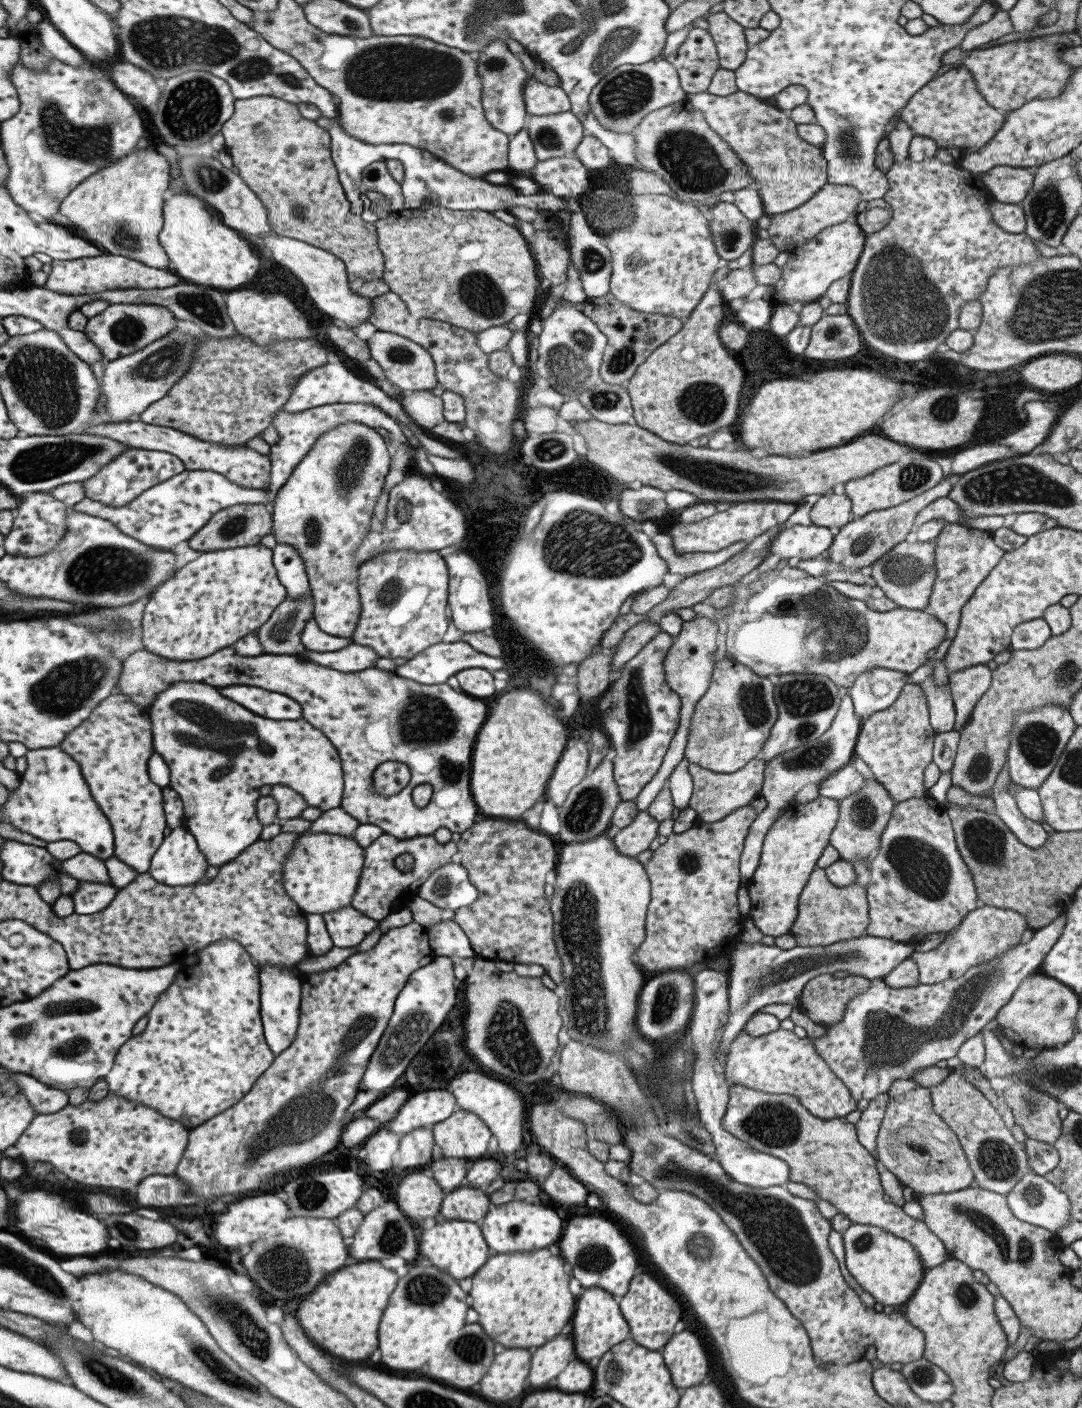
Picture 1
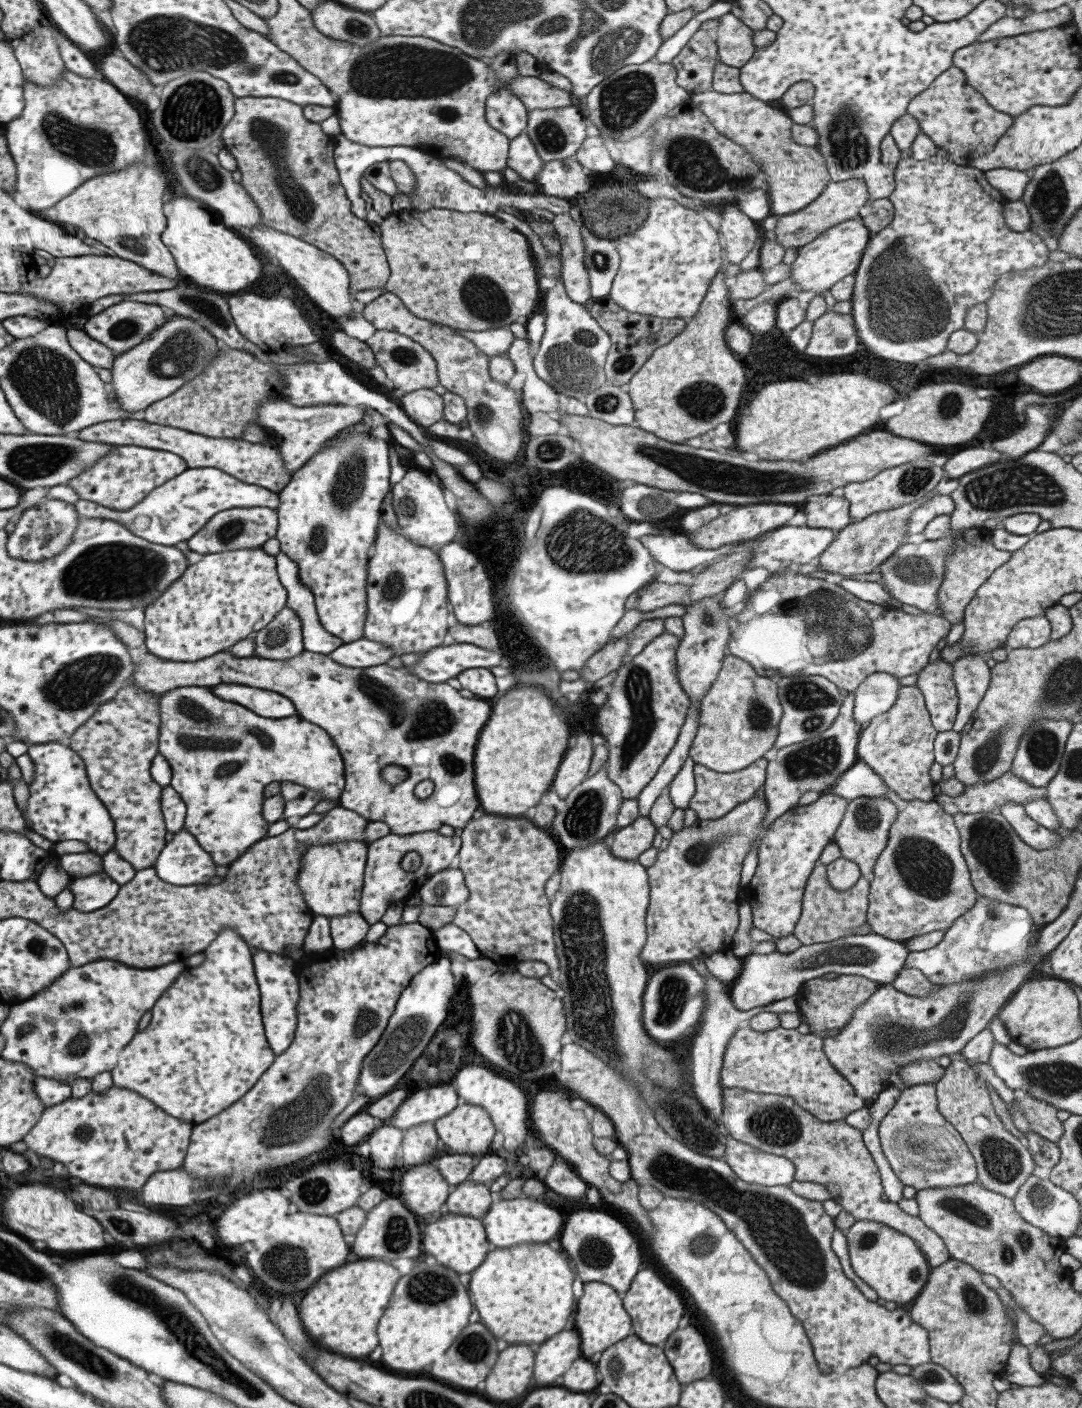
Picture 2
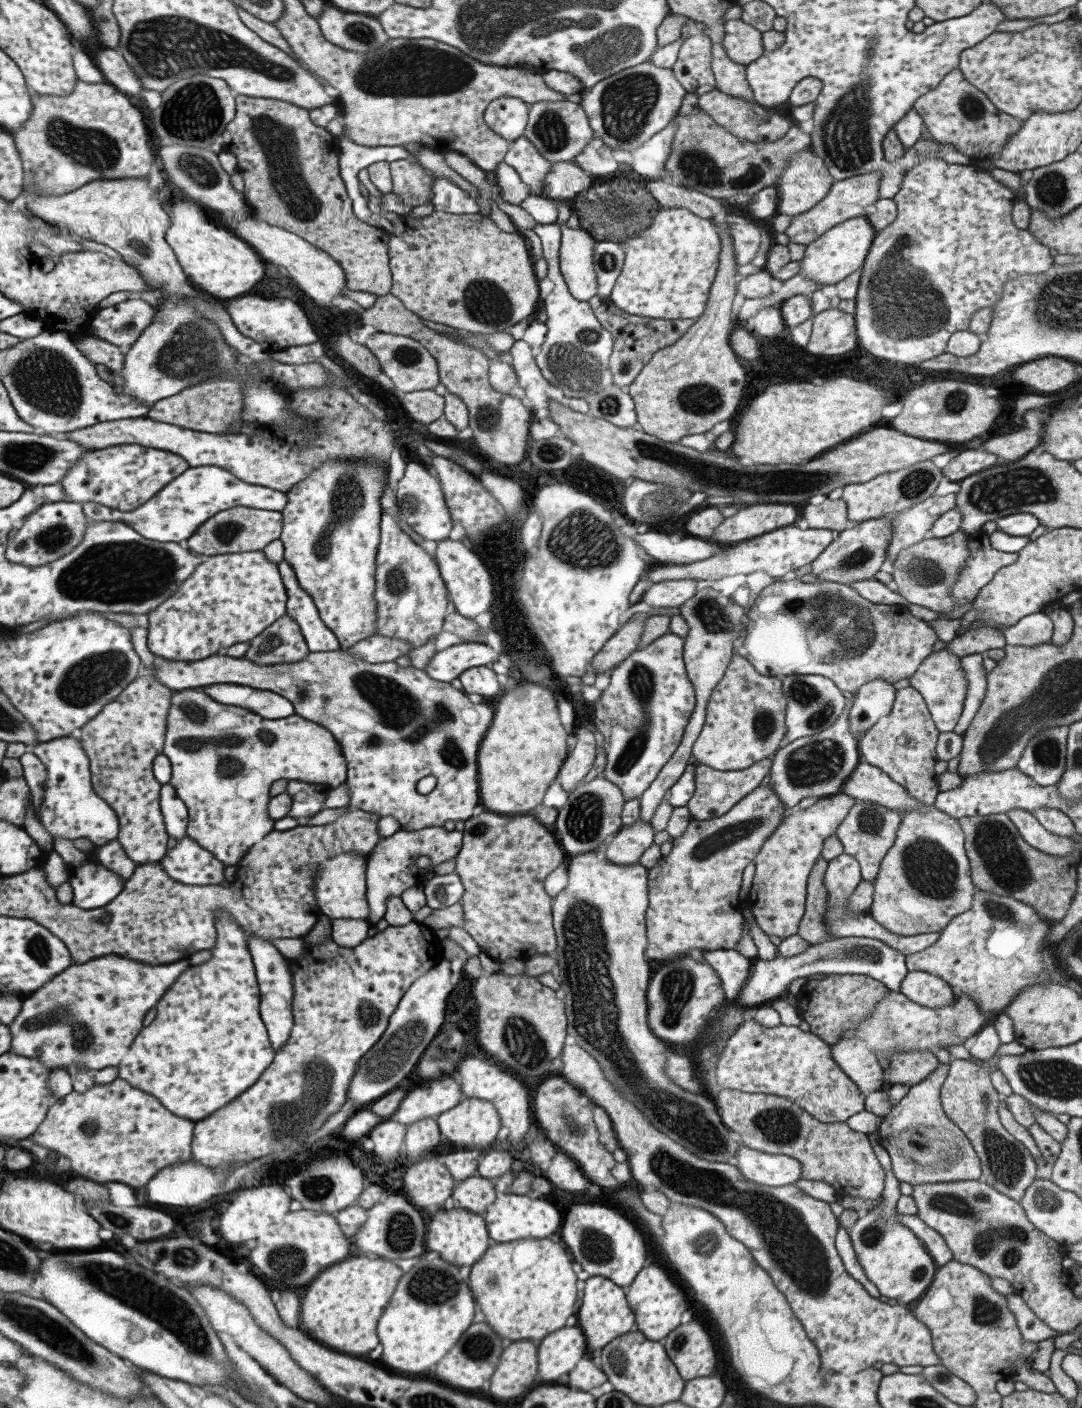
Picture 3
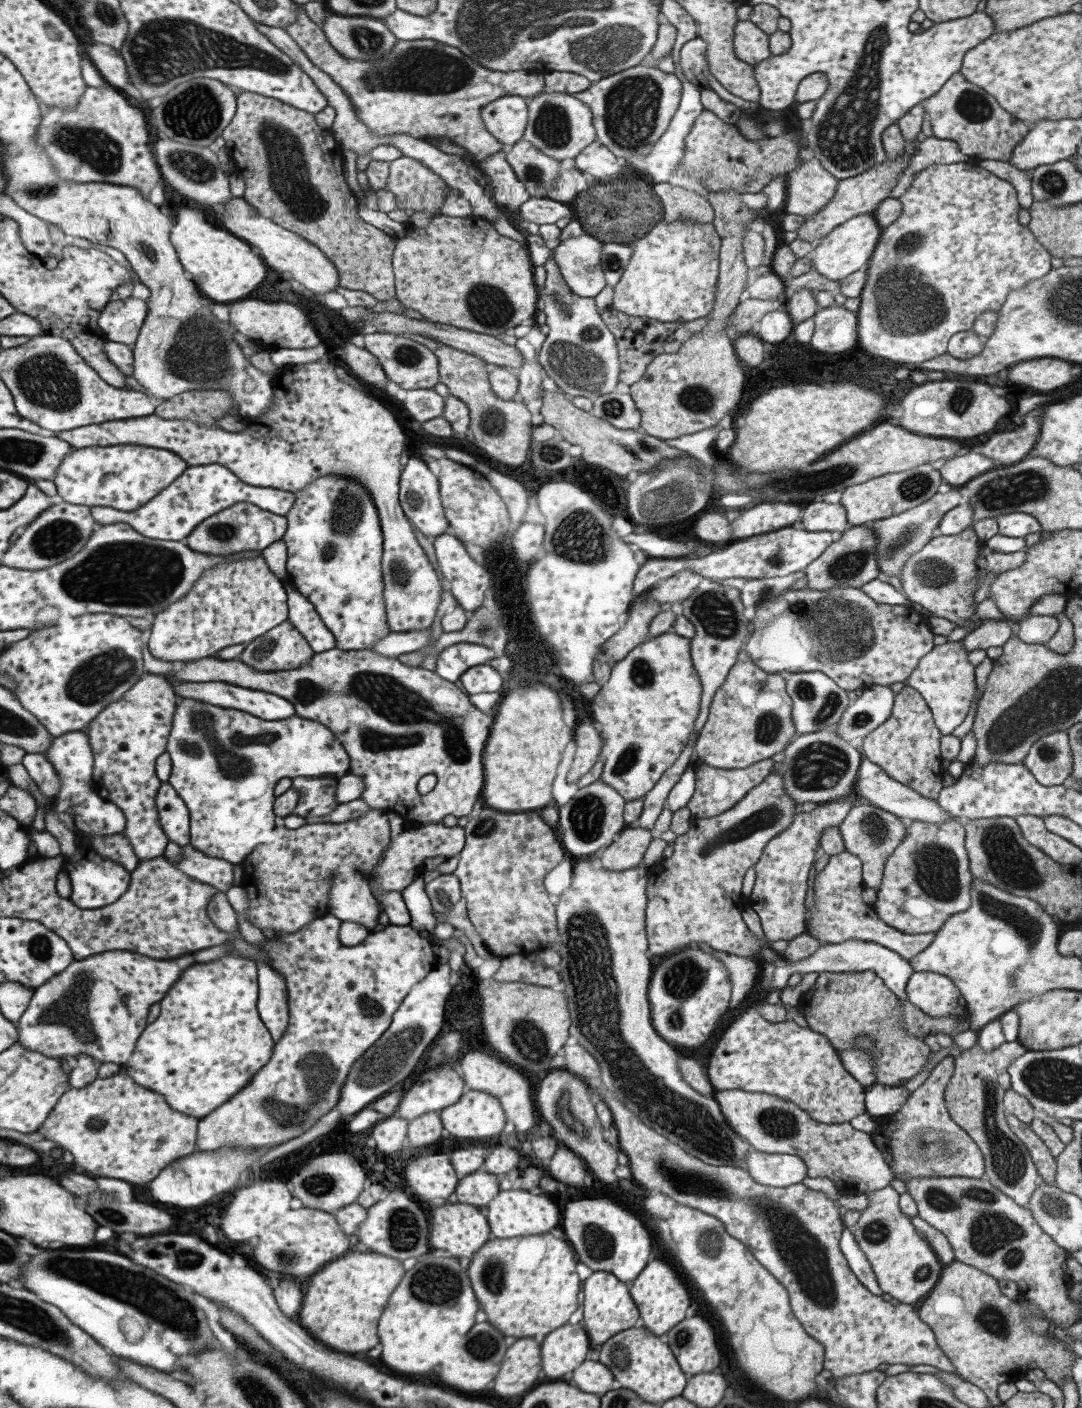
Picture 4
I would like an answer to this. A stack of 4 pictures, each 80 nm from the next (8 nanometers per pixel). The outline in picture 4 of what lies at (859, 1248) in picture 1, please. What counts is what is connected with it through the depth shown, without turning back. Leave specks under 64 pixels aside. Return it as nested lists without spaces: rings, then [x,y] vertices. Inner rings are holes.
[[[887,1185],[881,1190],[865,1191],[864,1195],[868,1200],[868,1204],[854,1224],[855,1228],[851,1230],[853,1240],[857,1242],[857,1246],[864,1252],[882,1292],[889,1294],[900,1303],[911,1305],[913,1302],[917,1302],[921,1296],[928,1294],[933,1288],[939,1278],[943,1264],[938,1261],[929,1244],[915,1232],[910,1217],[899,1210],[898,1194],[894,1189]]]

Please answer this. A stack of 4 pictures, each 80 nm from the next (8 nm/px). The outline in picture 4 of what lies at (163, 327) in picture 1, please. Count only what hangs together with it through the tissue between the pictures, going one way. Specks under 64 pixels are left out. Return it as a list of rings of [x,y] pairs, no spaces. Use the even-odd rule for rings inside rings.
[[[134,297],[119,299],[108,304],[98,323],[109,341],[128,344],[134,348],[148,312],[147,300]]]

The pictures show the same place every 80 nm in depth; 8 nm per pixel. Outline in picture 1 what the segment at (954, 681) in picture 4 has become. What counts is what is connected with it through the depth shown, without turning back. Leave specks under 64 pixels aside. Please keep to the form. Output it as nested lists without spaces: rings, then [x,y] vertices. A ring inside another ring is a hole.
[[[928,675],[918,684],[924,692],[928,708],[928,721],[936,733],[949,732],[954,728],[954,706],[950,688],[937,686],[932,675]]]

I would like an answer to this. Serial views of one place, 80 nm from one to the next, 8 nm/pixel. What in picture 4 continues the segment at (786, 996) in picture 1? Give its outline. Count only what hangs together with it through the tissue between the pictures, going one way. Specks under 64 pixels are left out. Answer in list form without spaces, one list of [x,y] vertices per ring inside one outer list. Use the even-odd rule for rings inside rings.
[[[843,940],[837,944],[821,943],[820,947],[813,954],[806,956],[801,961],[791,962],[781,959],[780,962],[775,962],[773,966],[773,973],[769,982],[766,980],[768,974],[762,973],[763,970],[761,969],[757,972],[757,979],[755,979],[757,983],[754,982],[755,990],[753,990],[755,994],[761,994],[761,992],[767,992],[769,994],[772,988],[783,990],[787,986],[788,978],[794,973],[803,976],[803,974],[809,974],[811,972],[833,972],[837,974],[841,972],[873,972],[883,982],[885,988],[891,991],[899,1001],[908,1002],[904,992],[905,983],[907,983],[907,980],[913,974],[911,965],[901,959],[901,956],[896,952],[880,944],[865,942],[864,940]]]

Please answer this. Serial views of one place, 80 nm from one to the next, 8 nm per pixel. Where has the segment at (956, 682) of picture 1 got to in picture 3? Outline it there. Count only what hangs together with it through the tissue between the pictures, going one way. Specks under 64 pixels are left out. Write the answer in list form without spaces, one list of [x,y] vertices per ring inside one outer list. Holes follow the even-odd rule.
[[[982,653],[970,654],[960,658],[968,685],[963,708],[956,722],[957,726],[967,728],[974,717],[986,689],[986,674],[982,667]]]

